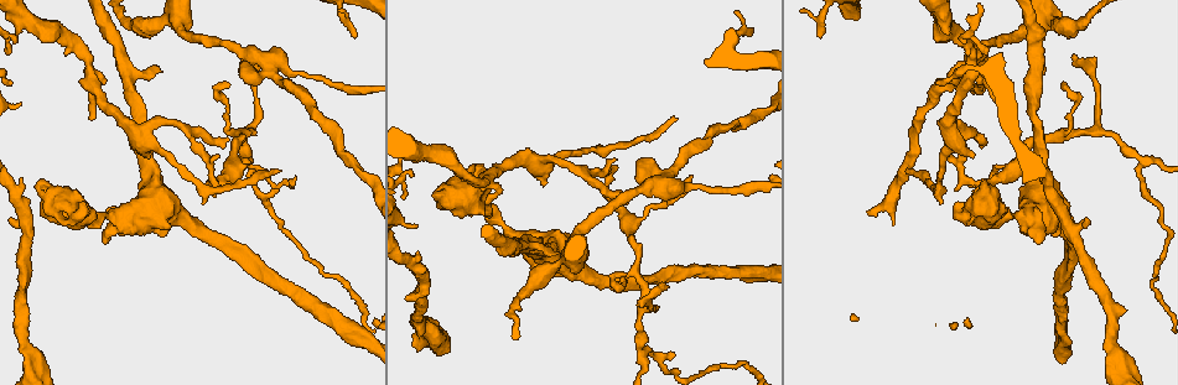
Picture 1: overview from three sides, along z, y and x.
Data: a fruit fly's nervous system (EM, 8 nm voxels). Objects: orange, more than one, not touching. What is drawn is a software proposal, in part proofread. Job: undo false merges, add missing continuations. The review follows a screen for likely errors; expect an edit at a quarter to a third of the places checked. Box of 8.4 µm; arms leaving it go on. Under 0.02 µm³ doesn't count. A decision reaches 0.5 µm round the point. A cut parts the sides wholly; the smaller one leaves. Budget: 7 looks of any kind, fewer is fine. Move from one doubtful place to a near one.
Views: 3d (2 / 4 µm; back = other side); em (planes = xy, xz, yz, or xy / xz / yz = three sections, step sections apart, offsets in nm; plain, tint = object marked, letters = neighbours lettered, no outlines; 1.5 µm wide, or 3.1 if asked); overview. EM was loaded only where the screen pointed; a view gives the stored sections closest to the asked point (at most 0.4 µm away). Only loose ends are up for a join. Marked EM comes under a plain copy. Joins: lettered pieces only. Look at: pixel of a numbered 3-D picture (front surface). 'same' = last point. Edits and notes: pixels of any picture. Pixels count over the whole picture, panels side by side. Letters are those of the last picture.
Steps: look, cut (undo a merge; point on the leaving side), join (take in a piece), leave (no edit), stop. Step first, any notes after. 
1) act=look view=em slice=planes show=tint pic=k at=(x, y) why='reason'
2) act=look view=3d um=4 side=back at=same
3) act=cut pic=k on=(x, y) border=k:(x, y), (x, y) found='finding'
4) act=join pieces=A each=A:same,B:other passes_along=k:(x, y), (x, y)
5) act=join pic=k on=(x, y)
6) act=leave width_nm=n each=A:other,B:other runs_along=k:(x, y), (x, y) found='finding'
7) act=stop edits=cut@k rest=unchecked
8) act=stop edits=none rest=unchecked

act=look view=em slice=planes show=letters pic=1 at=(1021, 32) why='calibre changes'

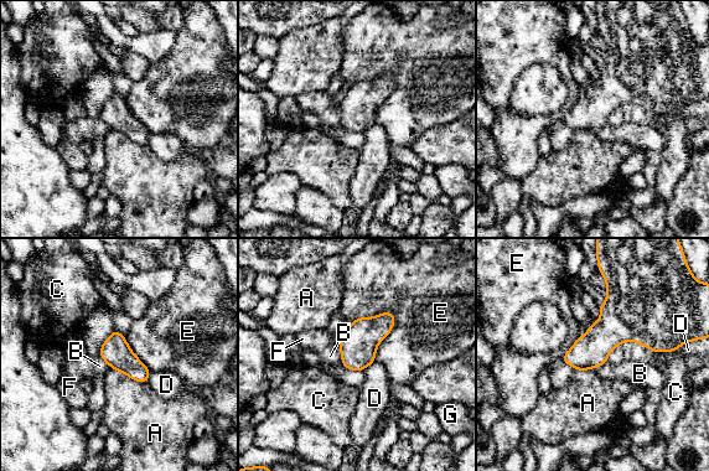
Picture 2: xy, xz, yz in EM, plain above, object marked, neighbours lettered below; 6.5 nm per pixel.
act=leave each=A:other,B:other,C:other,D:other,E:other,F:other,G:other border=2:(393, 311), (394, 326), (374, 360) found='one neuron here'

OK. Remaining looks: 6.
act=look view=3d um=2 pic=1 at=(417, 226) why='branch stops here'

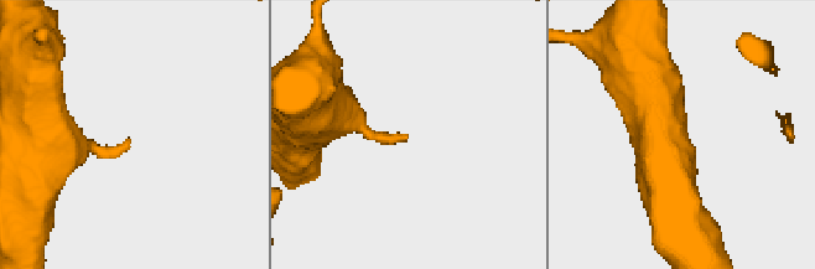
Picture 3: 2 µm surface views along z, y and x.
act=look view=em slice=yz step=8 show=letters pic=3 at=(405, 136) why='shape alone is not enough'

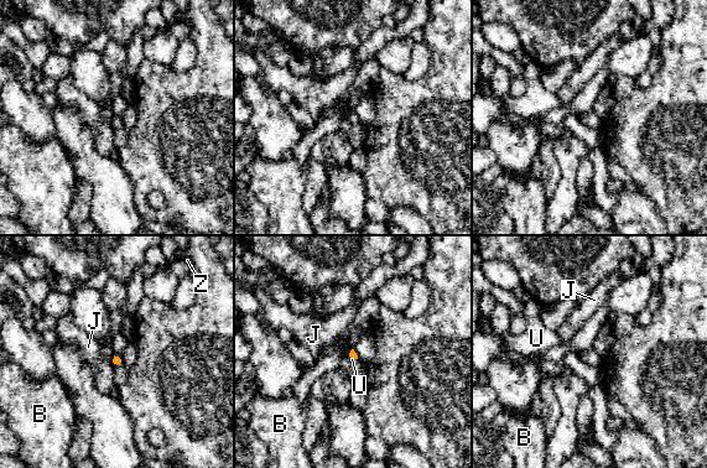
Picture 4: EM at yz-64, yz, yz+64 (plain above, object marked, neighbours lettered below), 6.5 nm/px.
act=look view=em slice=planes show=letters at=same why='another direction'

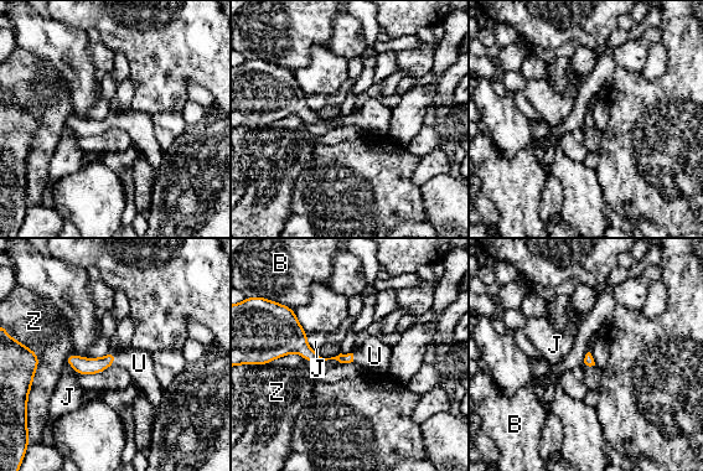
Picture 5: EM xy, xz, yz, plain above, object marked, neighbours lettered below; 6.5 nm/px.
act=join pieces=U each=B:other,J:other,U:same,Z:other passes_along=5:(83, 366), (114, 360), (139, 363) found='the neuron continues'

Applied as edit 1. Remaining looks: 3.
act=look view=em slice=planes show=tint pic=1 at=(974, 181) why='abrupt turn'

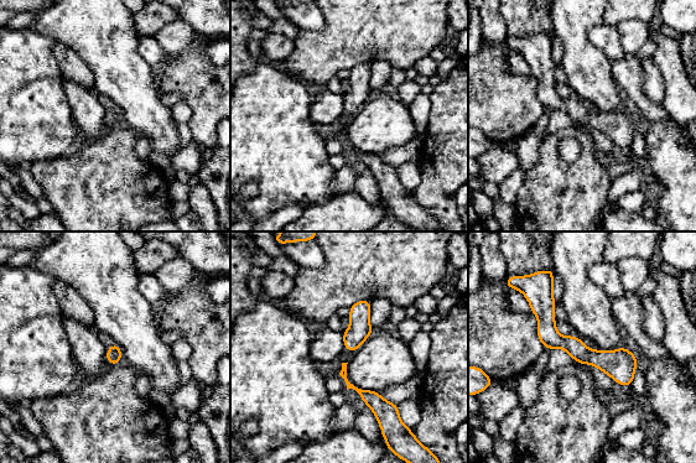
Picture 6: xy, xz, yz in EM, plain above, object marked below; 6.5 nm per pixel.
act=look view=em slice=planes show=letters at=same why='what lies round it'

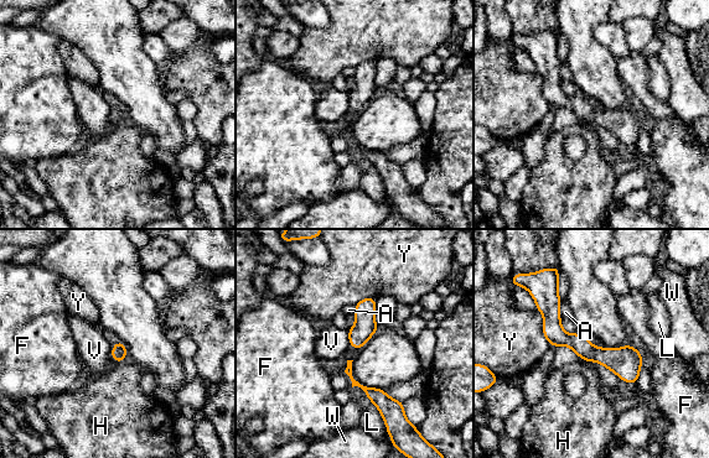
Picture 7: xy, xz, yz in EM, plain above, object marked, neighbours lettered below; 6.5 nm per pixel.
act=leave each=A:other,F:other,H:other,L:other,V:other,W:other,Y:other runs_along=7:(554, 285), (552, 326), (634, 380) found='all the same neuron'

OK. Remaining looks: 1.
act=stop edits=join@5 rest=unchecked

